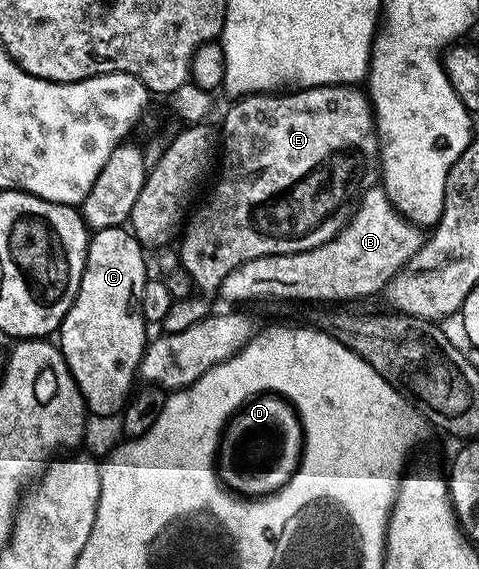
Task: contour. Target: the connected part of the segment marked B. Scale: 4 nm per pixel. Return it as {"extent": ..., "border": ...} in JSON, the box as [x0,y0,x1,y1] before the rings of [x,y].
{"extent":[220,187,424,303],"border":[[[370,187],[363,192],[357,202],[350,221],[331,241],[308,251],[288,255],[268,255],[236,267],[236,271],[232,271],[232,275],[224,279],[220,297],[226,301],[258,301],[261,297],[287,297],[290,301],[338,303],[334,301],[358,301],[361,297],[372,296],[373,293],[381,294],[393,277],[413,257],[418,256],[418,250],[424,245],[422,233],[423,230],[419,226],[410,224],[398,212],[394,202],[387,199],[385,189]]]}

